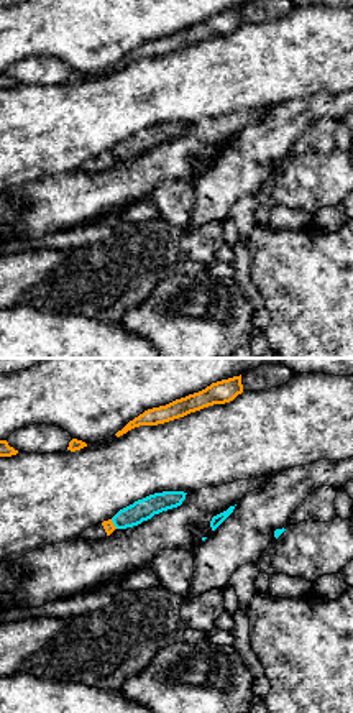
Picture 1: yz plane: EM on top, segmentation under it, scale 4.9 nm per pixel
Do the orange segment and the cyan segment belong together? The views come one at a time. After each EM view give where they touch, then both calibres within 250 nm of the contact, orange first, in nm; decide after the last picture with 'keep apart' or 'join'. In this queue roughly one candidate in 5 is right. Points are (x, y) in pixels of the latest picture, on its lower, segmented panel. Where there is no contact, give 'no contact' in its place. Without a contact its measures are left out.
(112, 524) | 50/110 nm

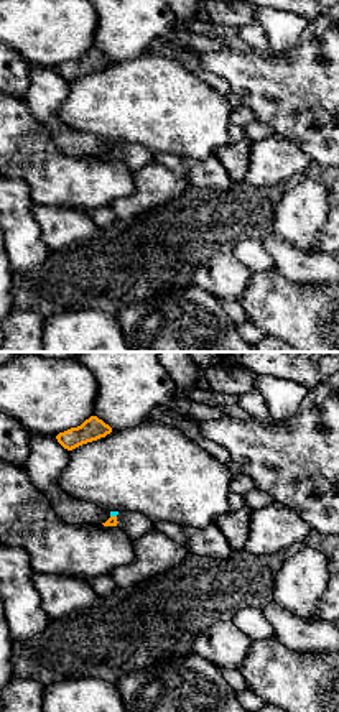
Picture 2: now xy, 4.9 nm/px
(114, 517) | 50/30 nm

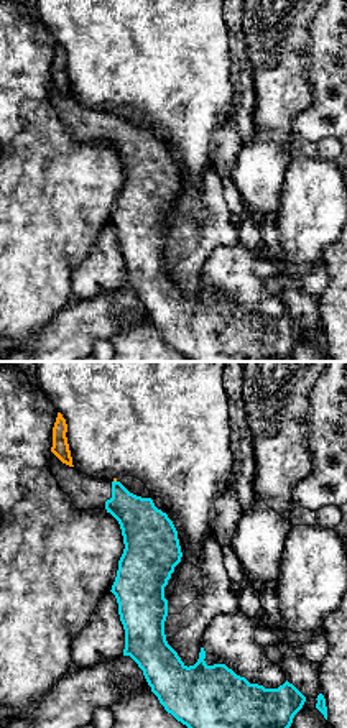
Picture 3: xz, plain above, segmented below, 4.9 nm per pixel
no contact

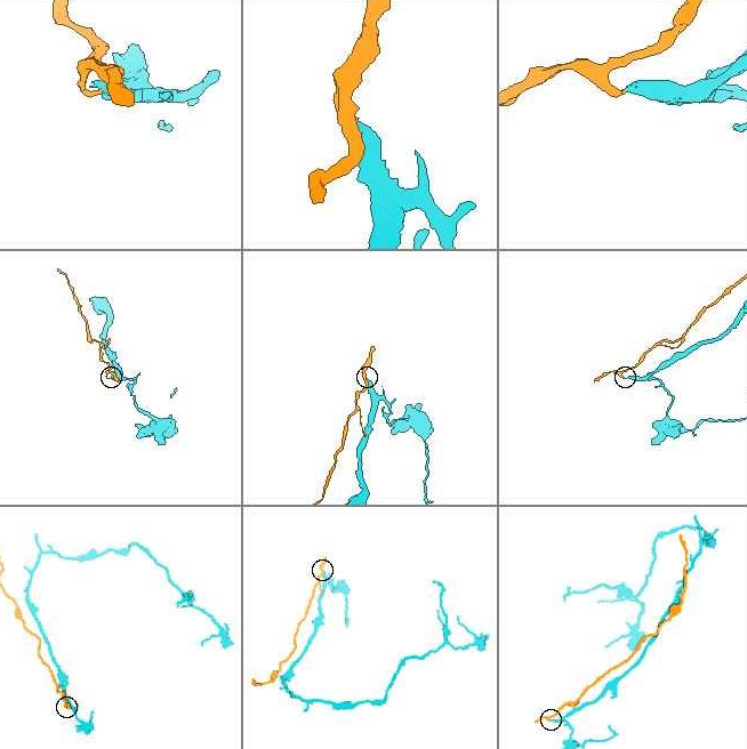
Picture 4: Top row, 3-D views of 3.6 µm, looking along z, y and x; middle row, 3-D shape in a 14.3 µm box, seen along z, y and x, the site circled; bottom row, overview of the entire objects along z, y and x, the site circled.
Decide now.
keep apart

